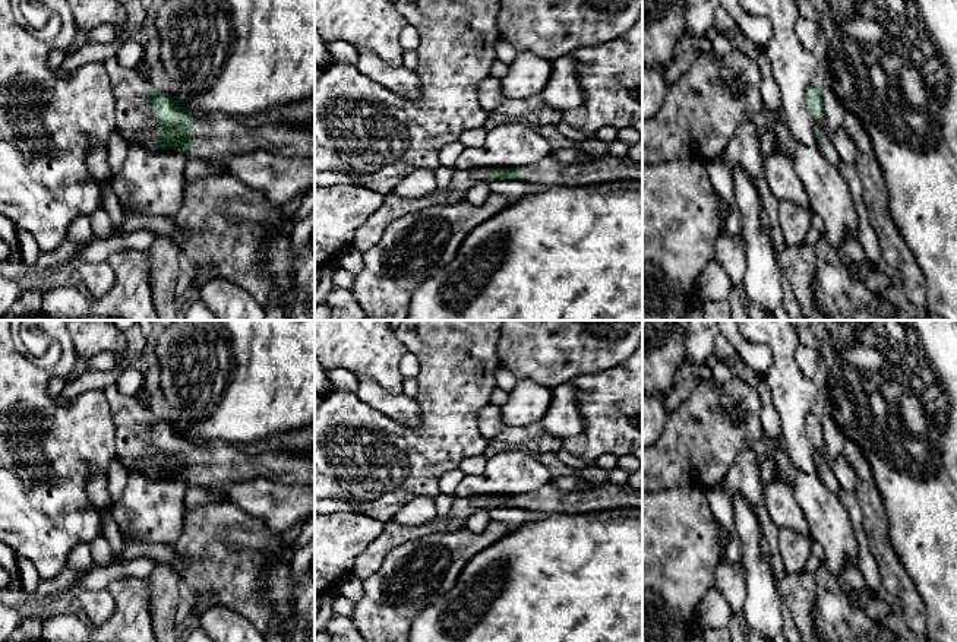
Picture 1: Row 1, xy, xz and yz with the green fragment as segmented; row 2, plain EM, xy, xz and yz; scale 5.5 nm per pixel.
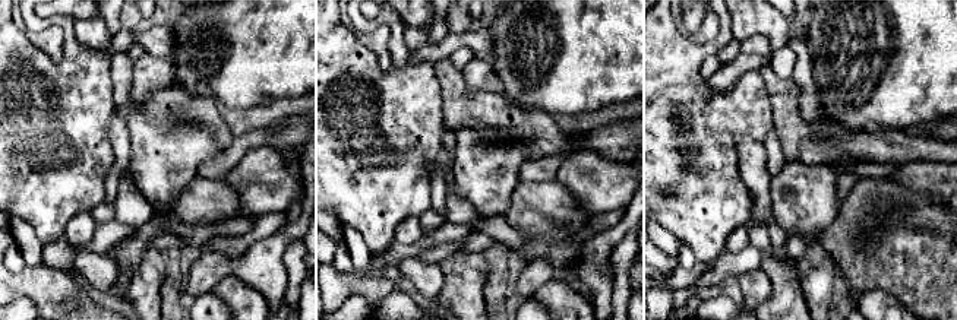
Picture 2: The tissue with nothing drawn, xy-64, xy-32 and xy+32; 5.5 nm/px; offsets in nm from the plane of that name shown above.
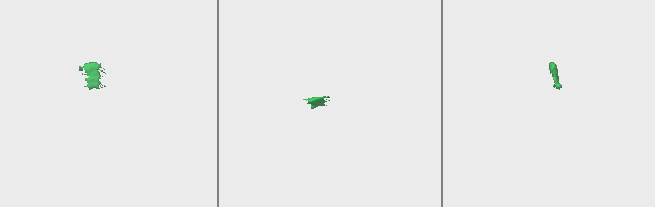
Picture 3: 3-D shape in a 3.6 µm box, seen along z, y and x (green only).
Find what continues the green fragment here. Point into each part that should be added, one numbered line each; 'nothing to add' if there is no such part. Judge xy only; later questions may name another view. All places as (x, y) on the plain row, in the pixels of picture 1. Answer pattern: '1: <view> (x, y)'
1: xy (136, 449)
2: xy (215, 462)

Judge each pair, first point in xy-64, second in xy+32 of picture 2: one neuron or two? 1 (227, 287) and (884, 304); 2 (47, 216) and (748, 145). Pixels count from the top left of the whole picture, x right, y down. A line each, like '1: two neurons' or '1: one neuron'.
1: one neuron
2: two neurons

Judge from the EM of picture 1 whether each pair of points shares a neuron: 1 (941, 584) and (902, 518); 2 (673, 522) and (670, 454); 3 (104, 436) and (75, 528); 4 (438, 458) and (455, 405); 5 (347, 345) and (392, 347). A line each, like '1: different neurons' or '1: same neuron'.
1: same neuron
2: different neurons
3: same neuron
4: same neuron
5: same neuron

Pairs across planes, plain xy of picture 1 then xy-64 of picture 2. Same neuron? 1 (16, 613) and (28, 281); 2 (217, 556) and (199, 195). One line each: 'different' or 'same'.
1: same
2: same

